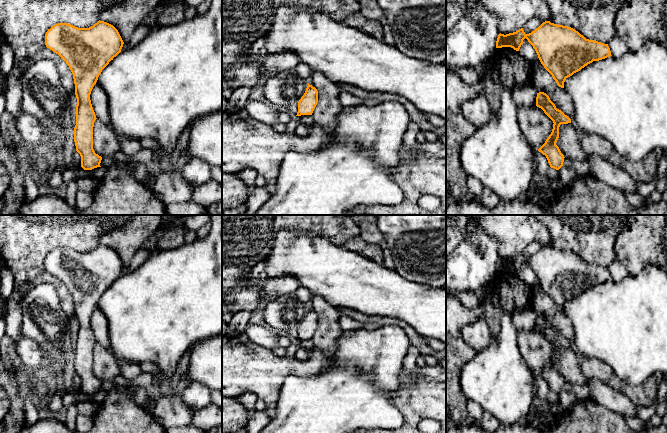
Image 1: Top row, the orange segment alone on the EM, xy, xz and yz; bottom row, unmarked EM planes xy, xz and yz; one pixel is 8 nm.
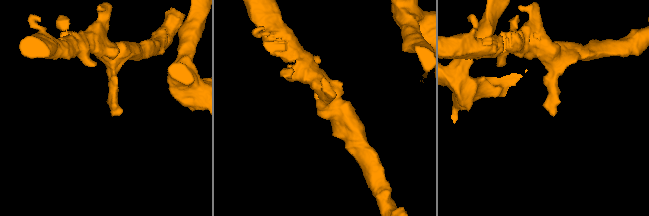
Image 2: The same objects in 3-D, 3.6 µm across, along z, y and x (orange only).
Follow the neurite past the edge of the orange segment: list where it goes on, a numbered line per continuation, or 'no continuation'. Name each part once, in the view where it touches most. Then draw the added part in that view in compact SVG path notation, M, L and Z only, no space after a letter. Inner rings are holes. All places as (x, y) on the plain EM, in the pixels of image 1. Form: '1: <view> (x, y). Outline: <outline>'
no continuation

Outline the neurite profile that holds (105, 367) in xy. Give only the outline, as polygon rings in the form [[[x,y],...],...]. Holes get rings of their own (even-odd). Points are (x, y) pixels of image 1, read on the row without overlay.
[[[99,343],[94,346],[93,373],[96,378],[108,383],[121,375],[116,358]]]

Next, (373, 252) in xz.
[[[360,236],[348,239],[342,246],[345,249],[354,251],[377,264],[383,263],[383,252],[381,245],[367,243]]]

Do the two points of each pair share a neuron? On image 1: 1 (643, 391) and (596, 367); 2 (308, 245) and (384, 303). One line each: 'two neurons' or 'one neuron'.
1: one neuron
2: one neuron

